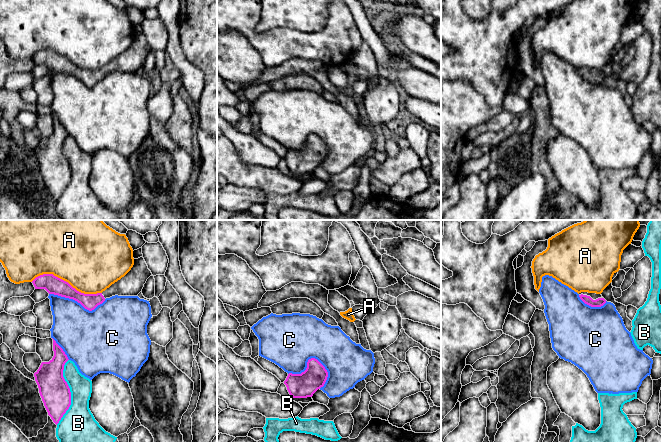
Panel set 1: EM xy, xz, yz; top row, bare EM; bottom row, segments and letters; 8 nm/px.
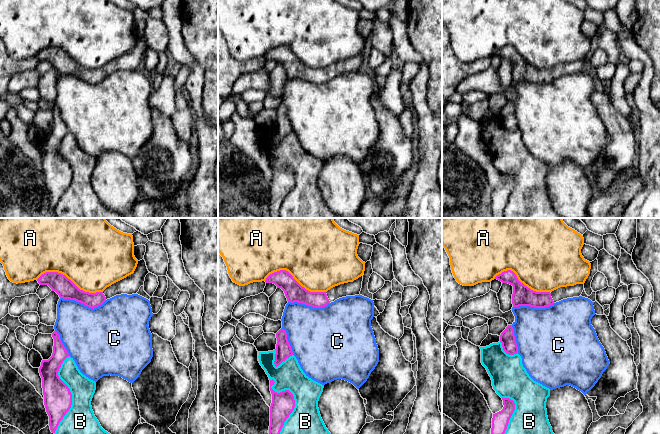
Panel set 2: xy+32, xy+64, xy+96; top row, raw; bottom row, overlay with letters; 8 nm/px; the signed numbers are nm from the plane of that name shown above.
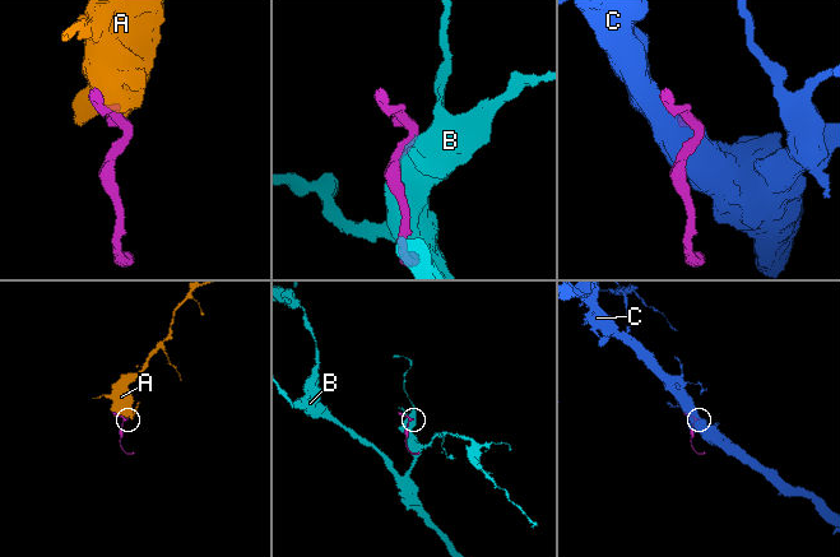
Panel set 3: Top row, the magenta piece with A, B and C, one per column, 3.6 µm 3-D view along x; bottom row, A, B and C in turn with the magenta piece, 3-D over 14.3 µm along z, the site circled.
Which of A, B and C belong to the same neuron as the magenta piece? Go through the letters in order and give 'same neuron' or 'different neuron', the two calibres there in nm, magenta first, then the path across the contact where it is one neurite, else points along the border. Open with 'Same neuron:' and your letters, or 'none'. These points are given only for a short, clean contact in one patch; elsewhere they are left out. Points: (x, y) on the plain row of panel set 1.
Same neuron: none
A: different neuron; calibres 140 and 500 nm
B: different neuron; calibres 240 and 260 nm
C: different neuron; calibres 200 and 440 nm

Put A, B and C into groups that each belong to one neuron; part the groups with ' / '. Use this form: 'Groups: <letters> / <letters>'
Groups: A / B / C

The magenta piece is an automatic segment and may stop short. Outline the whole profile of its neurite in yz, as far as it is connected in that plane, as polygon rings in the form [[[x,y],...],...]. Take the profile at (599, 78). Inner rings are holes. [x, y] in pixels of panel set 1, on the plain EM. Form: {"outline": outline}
{"outline": [[[581,68],[579,73],[585,80],[591,83],[601,83],[606,79],[601,70]]]}

